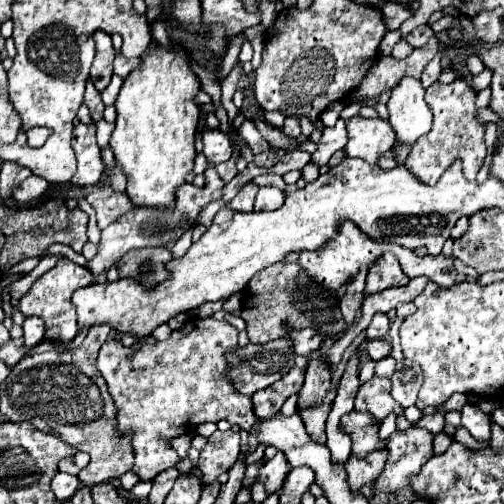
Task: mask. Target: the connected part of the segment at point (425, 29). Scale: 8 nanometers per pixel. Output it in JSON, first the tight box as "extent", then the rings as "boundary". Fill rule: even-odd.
{"extent":[406,24,434,48],"boundary":[[[424,24],[424,26],[418,26],[416,30],[412,30],[412,32],[406,36],[406,42],[410,42],[410,46],[418,48],[418,46],[426,44],[426,42],[428,42],[432,36],[434,36],[432,28],[430,28],[428,24]]]}

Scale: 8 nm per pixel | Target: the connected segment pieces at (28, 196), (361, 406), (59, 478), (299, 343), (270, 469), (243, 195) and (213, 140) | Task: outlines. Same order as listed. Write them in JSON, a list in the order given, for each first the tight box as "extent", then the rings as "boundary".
[{"extent":[12,174,48,202],"boundary":[[[32,174],[18,188],[12,190],[12,198],[16,202],[32,202],[32,200],[38,200],[46,190],[48,190],[48,182],[40,176]]]},{"extent":[356,376,402,420],"boundary":[[[374,376],[364,382],[356,394],[356,410],[368,410],[374,418],[384,420],[390,412],[402,414],[400,404],[390,396],[390,380]]]},{"extent":[52,472,80,500],"boundary":[[[58,472],[58,474],[52,478],[52,490],[54,490],[54,494],[56,494],[58,500],[66,500],[66,498],[70,498],[78,488],[80,488],[80,480],[78,480],[78,476]]]},{"extent":[290,328,322,356],"boundary":[[[304,328],[300,332],[292,332],[290,338],[294,340],[294,352],[300,356],[310,356],[320,348],[322,334],[314,332],[314,328]]]},{"extent":[258,452,290,494],"boundary":[[[278,452],[274,458],[264,462],[264,466],[260,468],[258,476],[264,482],[268,494],[274,494],[276,490],[280,490],[284,486],[284,478],[288,476],[288,472],[290,472],[288,460],[284,458],[282,452]]]},{"extent":[228,182,258,212],"boundary":[[[248,182],[240,188],[238,196],[228,204],[228,208],[236,210],[236,212],[252,212],[252,206],[254,206],[254,198],[256,198],[256,192],[258,192],[258,186],[254,182]]]},{"extent":[202,130,232,164],"boundary":[[[220,130],[204,132],[202,140],[204,140],[204,156],[208,158],[210,164],[220,164],[230,158],[232,144]]]}]

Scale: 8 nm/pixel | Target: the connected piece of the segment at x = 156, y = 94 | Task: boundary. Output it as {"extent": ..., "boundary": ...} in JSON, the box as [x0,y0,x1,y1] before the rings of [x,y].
{"extent":[110,46,200,210],"boundary":[[[182,46],[154,48],[142,56],[142,64],[124,80],[114,104],[118,118],[110,148],[128,178],[126,194],[136,208],[174,210],[176,190],[186,182],[186,174],[194,166],[194,136],[200,118],[194,96],[198,90],[200,82]]]}

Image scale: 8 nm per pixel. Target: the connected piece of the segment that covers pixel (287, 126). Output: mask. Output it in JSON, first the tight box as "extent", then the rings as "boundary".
{"extent":[282,118,301,138],"boundary":[[[286,118],[286,120],[284,120],[282,130],[284,130],[284,134],[286,134],[286,136],[297,138],[301,135],[299,120],[297,118]]]}

